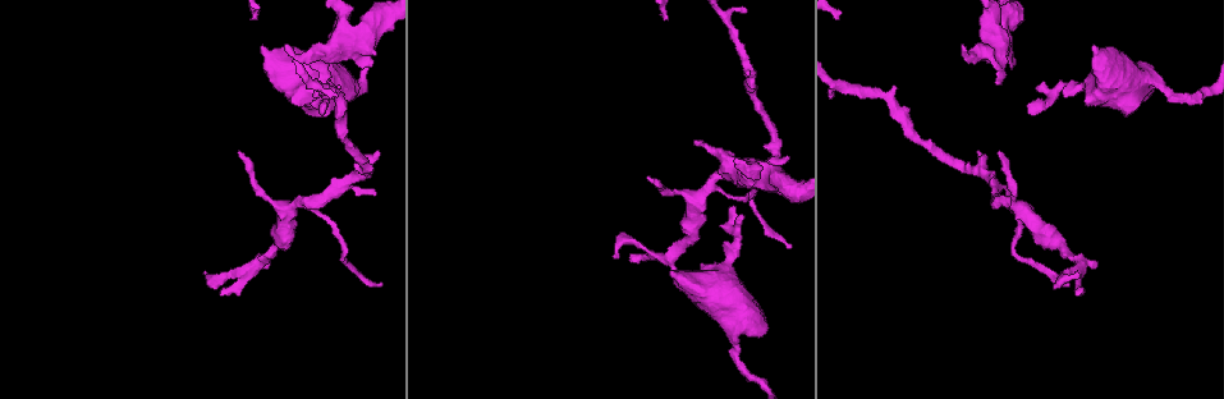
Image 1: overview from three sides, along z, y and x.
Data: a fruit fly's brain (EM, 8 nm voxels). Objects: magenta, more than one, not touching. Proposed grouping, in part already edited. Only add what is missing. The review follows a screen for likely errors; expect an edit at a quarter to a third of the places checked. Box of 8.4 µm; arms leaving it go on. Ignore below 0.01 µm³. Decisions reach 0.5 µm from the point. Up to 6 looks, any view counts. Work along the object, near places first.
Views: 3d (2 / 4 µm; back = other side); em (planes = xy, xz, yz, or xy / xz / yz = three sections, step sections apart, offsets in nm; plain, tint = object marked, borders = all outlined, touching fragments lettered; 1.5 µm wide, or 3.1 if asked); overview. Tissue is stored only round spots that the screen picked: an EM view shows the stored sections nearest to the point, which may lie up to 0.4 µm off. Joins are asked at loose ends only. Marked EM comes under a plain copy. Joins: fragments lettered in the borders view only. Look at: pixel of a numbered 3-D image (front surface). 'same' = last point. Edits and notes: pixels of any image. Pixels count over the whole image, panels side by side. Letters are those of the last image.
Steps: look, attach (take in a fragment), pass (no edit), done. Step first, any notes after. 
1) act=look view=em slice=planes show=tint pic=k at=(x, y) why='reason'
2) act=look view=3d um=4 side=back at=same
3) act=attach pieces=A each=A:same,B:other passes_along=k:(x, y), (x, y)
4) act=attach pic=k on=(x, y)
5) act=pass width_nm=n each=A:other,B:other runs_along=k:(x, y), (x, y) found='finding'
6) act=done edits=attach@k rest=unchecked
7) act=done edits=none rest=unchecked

act=look view=em slice=planes show=borders pic=1 at=(239, 150) why='thin end'

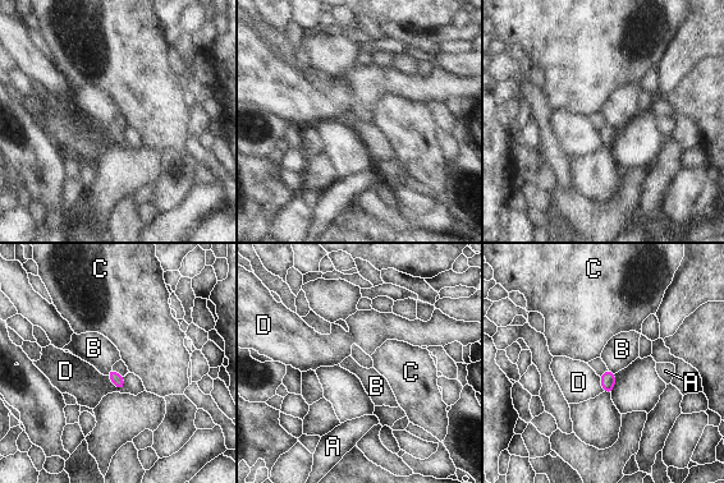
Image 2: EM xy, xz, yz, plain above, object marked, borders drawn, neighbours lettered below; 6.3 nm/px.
act=pass each=A:other,B:other,C:other,D:other border=2:(111, 367), (106, 375) found='no lettered fragment goes on from it'

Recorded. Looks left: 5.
act=look view=em slice=xz step=8 show=borders pic=1 at=(1091, 48) why='free end'

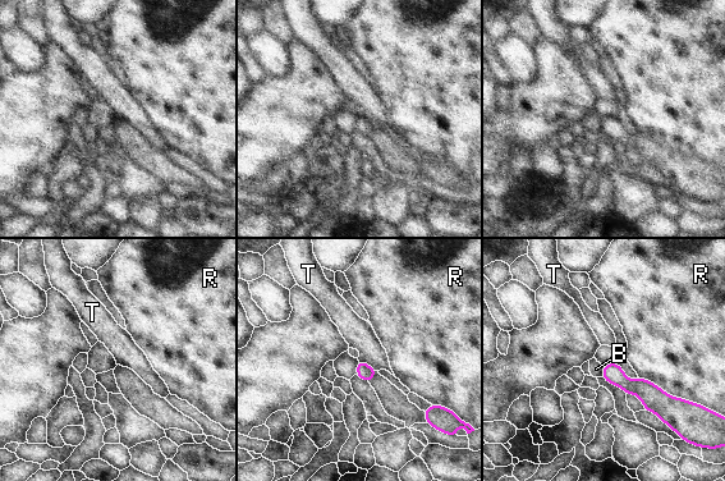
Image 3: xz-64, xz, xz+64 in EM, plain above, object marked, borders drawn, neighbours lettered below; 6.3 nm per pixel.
act=look view=em slice=planes show=borders at=same why='cut it another way'

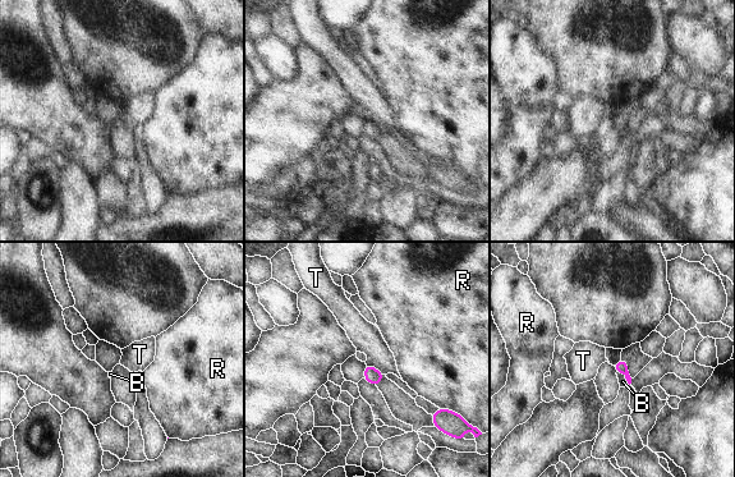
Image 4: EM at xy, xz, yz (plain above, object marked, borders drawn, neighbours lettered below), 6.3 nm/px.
act=pass each=B:other,R:other,T:other border=4:(366, 363), (384, 374) found='no lettered fragment goes on from it'

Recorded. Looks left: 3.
act=look view=3d um=2 pic=1 at=(779, 195) why='branch stops here'

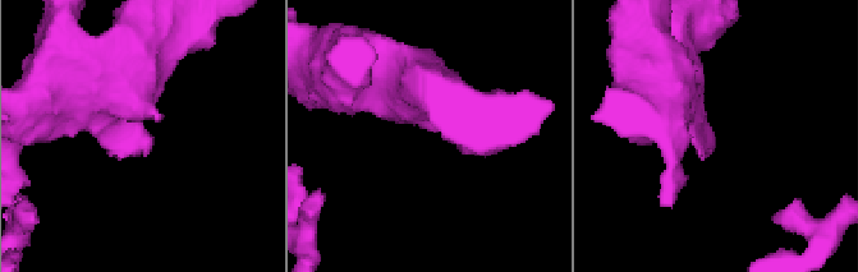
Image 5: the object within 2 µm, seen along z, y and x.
act=look view=em slice=xz step=8 show=tint pic=5 at=(436, 131) why='now the EM'

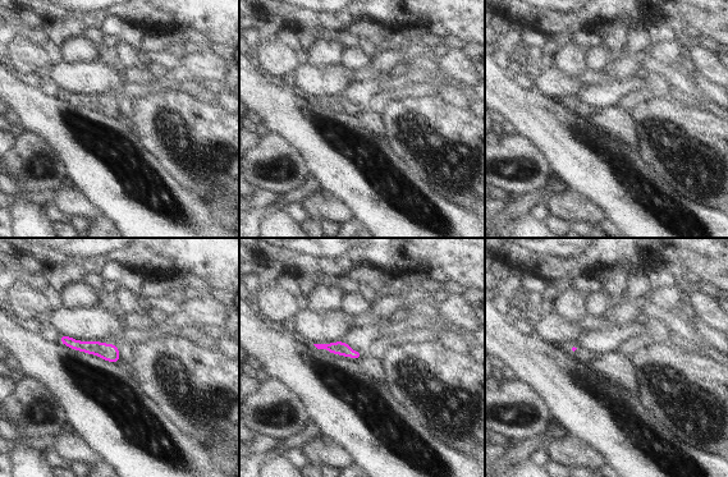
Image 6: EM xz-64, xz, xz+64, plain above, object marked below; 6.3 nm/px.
act=look view=em slice=planes show=borders at=same why='another direction'

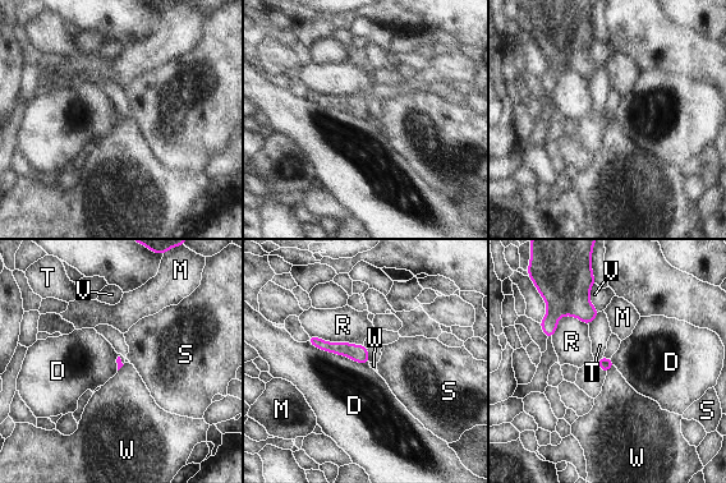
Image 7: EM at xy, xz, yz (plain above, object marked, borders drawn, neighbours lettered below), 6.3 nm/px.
act=pass each=D:other,M:other,R:other,S:other,T:other,V:other,W:other runs_along=7:(311, 339), (364, 359) found='no lettered fragment goes on from it'

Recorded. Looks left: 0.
act=done edits=none rest=unchecked

